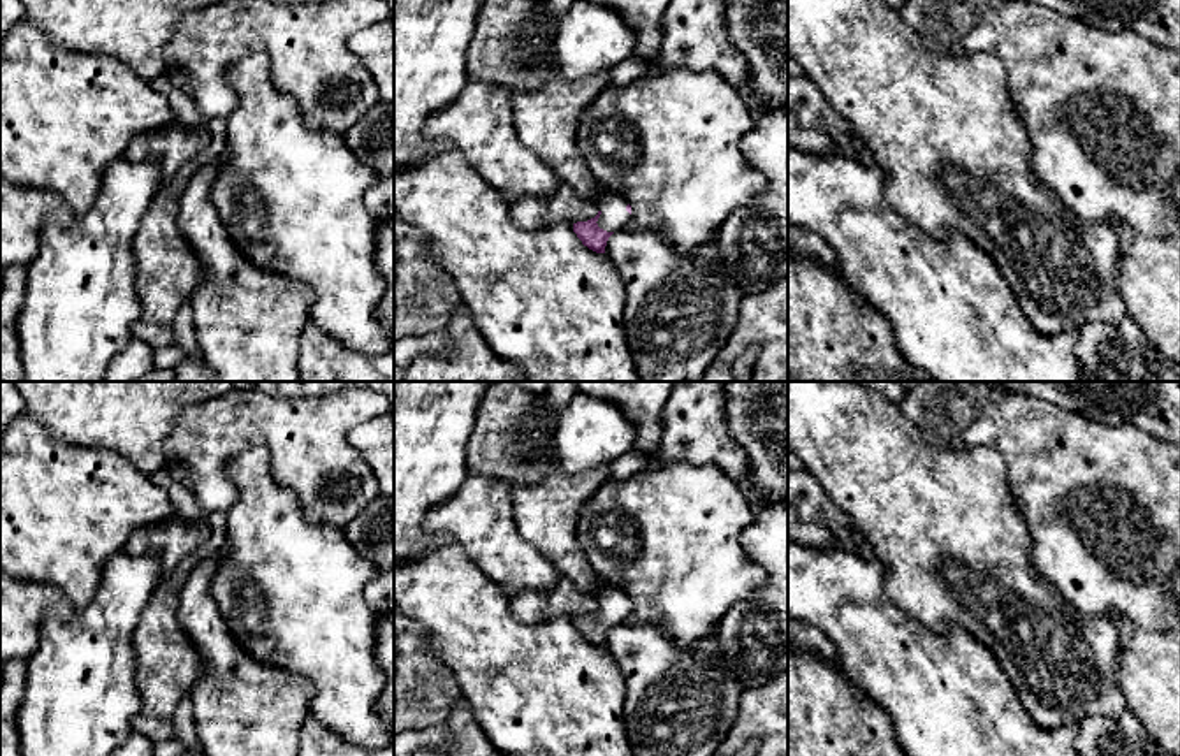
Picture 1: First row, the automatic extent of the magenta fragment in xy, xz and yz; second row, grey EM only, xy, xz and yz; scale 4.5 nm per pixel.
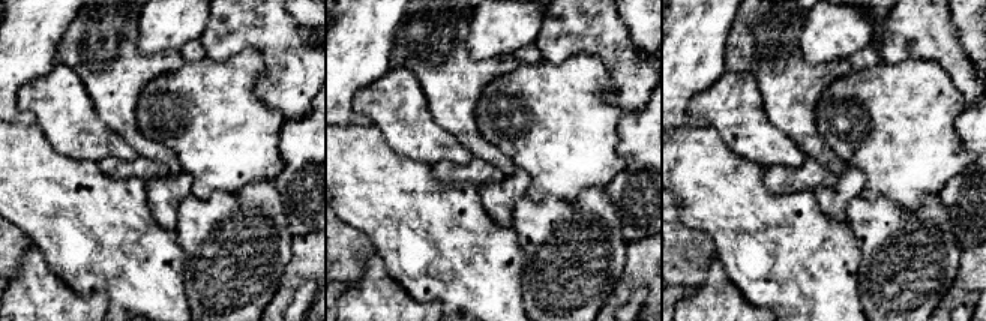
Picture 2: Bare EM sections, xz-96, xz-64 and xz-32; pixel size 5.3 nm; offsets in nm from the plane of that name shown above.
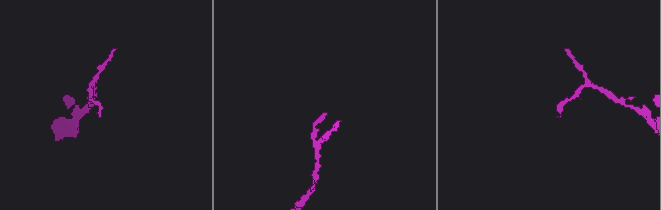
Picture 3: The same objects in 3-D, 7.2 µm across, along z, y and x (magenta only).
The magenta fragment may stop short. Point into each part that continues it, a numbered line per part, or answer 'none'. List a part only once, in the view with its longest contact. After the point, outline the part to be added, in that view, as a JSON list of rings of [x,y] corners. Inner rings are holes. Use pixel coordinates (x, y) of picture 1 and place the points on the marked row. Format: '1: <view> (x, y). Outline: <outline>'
1: xz (614, 217). Outline: [[[605,190],[594,199],[594,202],[601,213],[596,223],[607,232],[617,232],[624,229],[631,218],[631,214],[626,211],[630,202],[621,195],[608,193]]]

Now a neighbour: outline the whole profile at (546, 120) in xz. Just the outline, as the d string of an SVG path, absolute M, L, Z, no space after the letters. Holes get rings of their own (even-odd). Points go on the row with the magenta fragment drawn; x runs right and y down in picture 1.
M554 65L538 90L510 90L517 137L582 199L594 200L605 188L579 151L577 127L582 111L608 86L610 70L572 81Z

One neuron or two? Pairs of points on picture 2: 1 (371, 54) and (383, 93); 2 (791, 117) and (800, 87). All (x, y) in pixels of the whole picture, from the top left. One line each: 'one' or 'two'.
1: two
2: one

